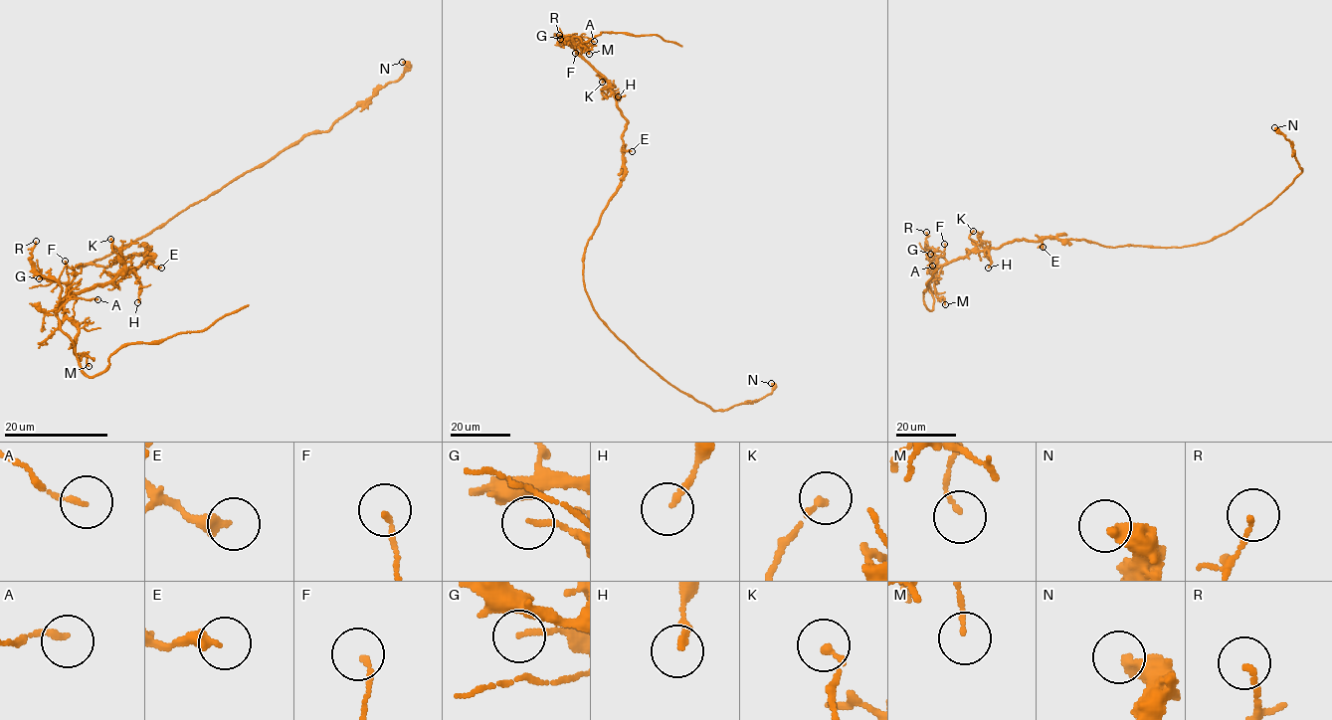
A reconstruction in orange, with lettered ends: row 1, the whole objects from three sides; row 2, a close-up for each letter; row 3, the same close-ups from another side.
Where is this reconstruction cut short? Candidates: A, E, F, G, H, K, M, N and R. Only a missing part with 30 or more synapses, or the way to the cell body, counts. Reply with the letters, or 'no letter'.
no letter

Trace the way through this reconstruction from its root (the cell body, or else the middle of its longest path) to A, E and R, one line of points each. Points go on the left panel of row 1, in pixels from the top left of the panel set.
A: (110, 265), (131, 255), (149, 255), (146, 251), (146, 257), (153, 256), (111, 281), (64, 299), (97, 299)
E: (110, 265), (131, 255), (149, 255), (146, 251), (146, 260), (161, 268)
R: (110, 265), (146, 251), (153, 256), (111, 281), (72, 292), (35, 269), (36, 241)

